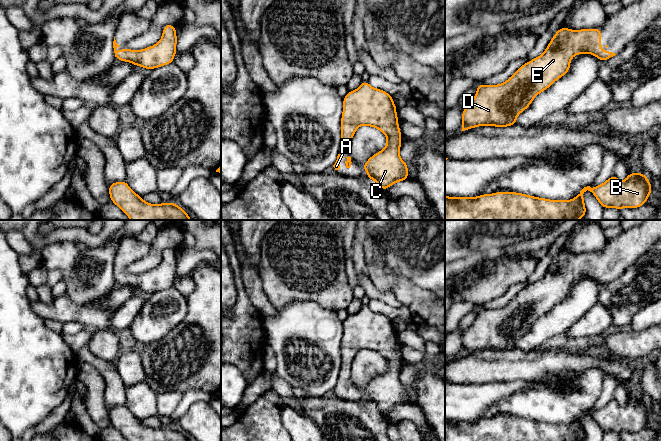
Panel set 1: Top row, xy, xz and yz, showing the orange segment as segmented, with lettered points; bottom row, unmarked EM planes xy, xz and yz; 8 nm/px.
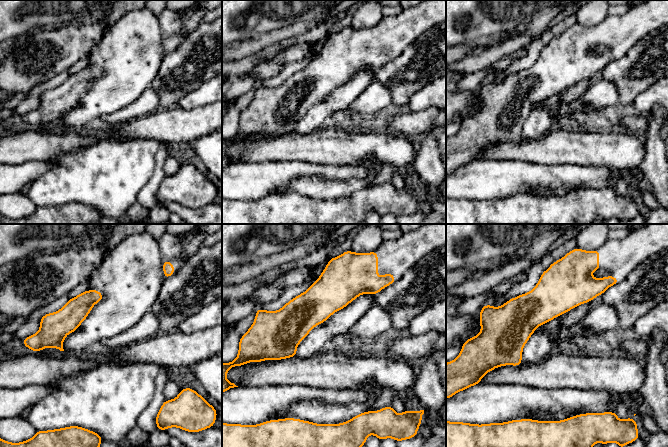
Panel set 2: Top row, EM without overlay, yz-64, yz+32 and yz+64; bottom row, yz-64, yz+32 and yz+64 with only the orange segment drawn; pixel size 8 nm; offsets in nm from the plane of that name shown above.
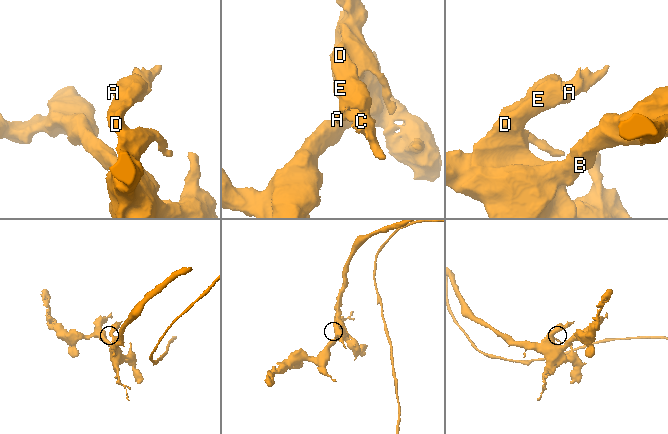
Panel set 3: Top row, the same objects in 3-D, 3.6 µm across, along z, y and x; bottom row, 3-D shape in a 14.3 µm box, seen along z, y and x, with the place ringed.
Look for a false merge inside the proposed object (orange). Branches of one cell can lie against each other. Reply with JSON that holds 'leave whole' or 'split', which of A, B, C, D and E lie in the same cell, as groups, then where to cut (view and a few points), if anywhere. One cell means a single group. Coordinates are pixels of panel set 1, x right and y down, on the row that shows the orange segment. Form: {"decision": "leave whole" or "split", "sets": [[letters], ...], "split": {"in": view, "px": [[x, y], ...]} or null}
{"decision": "leave whole", "sets": [["A", "B", "C", "D", "E"]], "split": null}

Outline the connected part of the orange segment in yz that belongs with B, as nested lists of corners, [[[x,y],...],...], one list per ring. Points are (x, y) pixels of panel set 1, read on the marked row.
[[[628,173],[625,181],[612,175],[594,188],[584,187],[571,200],[550,200],[517,192],[477,197],[445,195],[445,220],[579,220],[586,215],[583,195],[591,191],[602,208],[639,208],[652,192],[645,174]]]

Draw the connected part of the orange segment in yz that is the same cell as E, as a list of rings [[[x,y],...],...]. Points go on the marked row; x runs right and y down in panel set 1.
[[[562,27],[554,34],[542,55],[523,64],[507,81],[497,85],[477,86],[473,100],[462,112],[461,131],[478,126],[508,127],[517,124],[517,116],[531,105],[534,98],[568,73],[571,59],[577,54],[592,54],[601,62],[616,55],[601,50],[600,28],[571,30]]]

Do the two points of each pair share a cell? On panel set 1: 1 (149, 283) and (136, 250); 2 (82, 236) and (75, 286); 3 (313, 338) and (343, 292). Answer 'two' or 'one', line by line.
1: one
2: two
3: two

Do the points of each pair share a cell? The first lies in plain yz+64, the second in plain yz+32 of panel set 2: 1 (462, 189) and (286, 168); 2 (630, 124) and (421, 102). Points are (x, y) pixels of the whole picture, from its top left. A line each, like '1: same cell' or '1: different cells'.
1: same cell
2: different cells

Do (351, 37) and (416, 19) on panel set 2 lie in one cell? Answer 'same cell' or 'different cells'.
same cell

